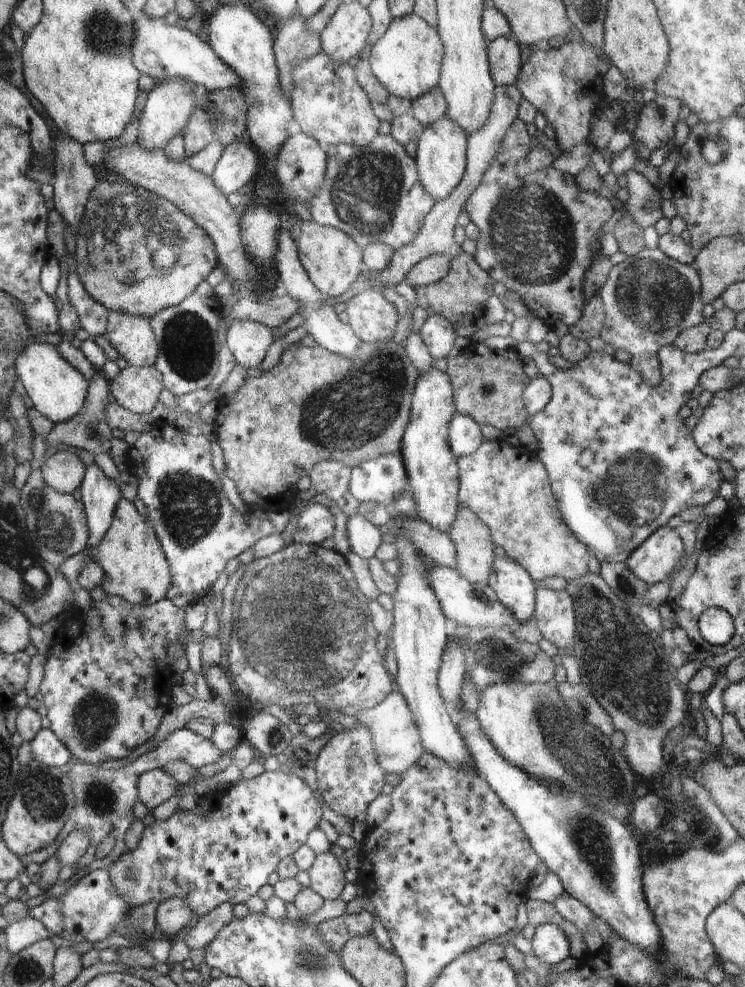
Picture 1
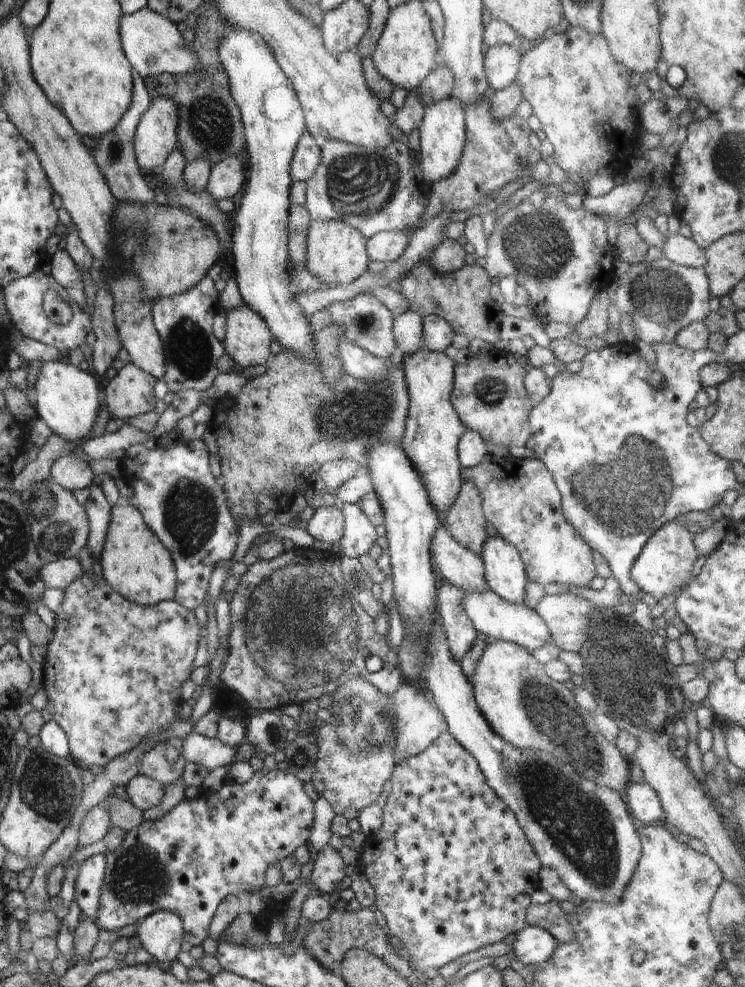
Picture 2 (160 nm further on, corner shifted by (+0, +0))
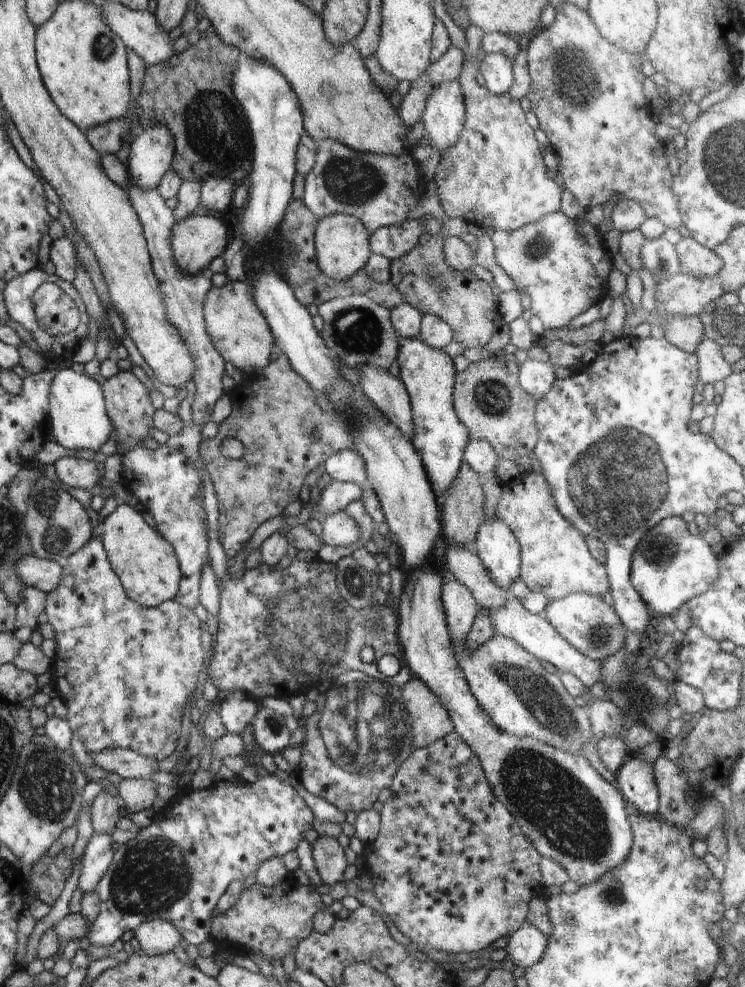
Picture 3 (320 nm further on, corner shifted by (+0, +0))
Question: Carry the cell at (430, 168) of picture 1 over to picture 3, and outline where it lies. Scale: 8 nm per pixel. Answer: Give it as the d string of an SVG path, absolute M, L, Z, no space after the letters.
M459 78L435 86L421 118L430 145L443 152L456 144L464 128L465 118L465 102Z

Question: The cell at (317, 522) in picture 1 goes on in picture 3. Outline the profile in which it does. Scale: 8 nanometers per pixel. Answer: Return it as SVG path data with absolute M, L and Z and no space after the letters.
M345 510L335 512L322 521L320 538L326 545L350 547L358 543L360 537L359 524Z

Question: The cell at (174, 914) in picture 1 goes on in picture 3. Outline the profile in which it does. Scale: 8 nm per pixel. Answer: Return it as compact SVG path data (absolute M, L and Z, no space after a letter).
M160 919L151 920L136 929L135 946L148 956L163 955L174 950L181 939L173 924Z

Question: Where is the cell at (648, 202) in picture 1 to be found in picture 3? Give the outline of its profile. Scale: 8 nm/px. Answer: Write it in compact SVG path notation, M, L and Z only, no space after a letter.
M663 236L645 239L640 250L643 267L654 276L657 283L675 277L680 270L676 247Z

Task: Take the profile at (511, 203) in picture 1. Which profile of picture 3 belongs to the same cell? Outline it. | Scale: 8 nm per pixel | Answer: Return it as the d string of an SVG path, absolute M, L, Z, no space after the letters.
M558 210L515 231L496 229L490 232L498 266L512 278L516 290L530 296L529 310L542 320L545 329L569 326L571 320L609 296L608 274L612 272L613 255L607 248L604 234L594 226L594 221L589 217L571 219Z

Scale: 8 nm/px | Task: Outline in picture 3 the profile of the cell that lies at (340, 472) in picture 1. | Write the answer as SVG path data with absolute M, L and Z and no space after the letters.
M344 449L331 454L324 462L325 470L336 481L367 486L365 460L355 450Z

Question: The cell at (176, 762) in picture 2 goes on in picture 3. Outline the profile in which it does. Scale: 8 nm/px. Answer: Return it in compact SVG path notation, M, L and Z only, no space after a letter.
M109 748L89 755L95 766L118 775L120 779L148 779L159 770L156 760L130 749Z

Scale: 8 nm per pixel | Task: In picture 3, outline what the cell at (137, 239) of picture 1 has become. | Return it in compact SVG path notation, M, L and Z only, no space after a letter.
M214 214L190 215L173 226L173 255L178 268L185 273L199 273L228 245L228 230Z

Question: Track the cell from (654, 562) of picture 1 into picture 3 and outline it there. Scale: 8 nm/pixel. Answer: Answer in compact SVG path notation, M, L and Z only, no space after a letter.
M666 517L636 545L630 582L658 619L668 617L689 599L706 592L719 575L719 558L711 546L682 517Z

